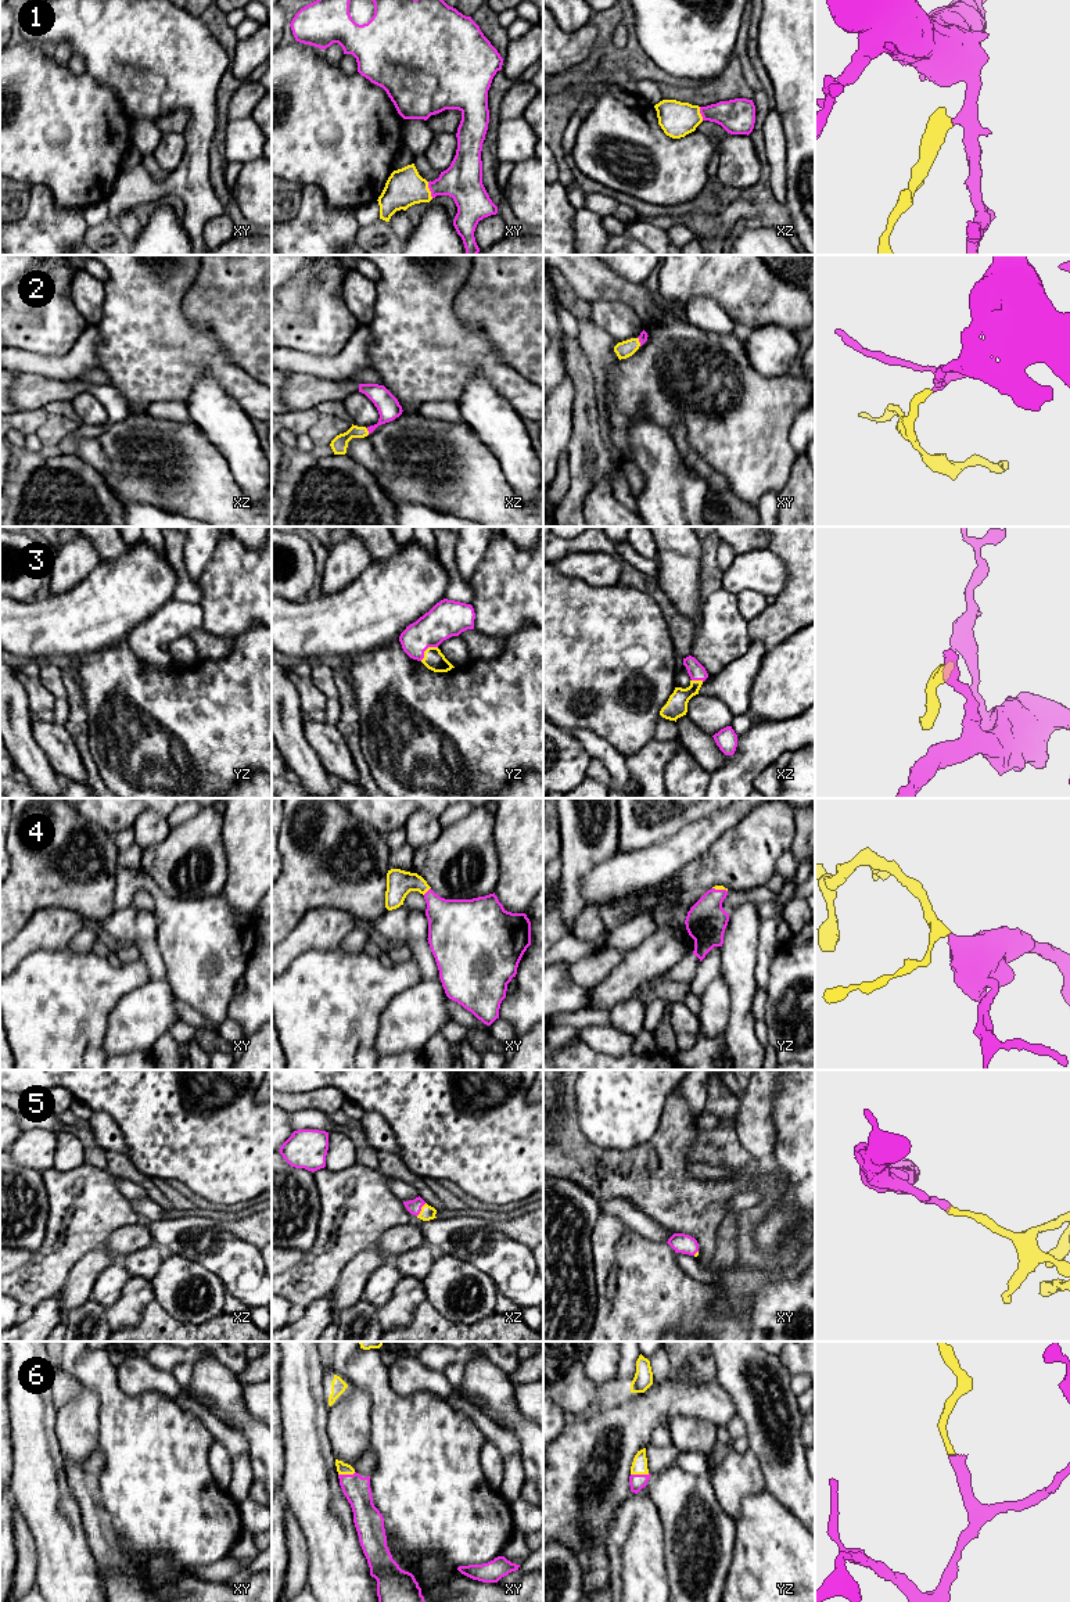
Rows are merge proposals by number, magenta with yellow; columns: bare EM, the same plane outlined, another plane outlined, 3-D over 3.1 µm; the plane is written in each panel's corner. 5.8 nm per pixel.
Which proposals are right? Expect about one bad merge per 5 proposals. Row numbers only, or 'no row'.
1, 2, 3, 4, 5, 6

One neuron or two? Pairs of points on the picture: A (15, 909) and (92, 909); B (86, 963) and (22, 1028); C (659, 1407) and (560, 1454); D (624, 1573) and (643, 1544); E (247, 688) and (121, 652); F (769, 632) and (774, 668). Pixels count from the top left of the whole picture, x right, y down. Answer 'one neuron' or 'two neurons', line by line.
A: one neuron
B: one neuron
C: one neuron
D: one neuron
E: one neuron
F: two neurons

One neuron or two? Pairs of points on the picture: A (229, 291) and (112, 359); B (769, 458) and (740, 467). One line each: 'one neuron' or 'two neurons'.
A: two neurons
B: one neuron

